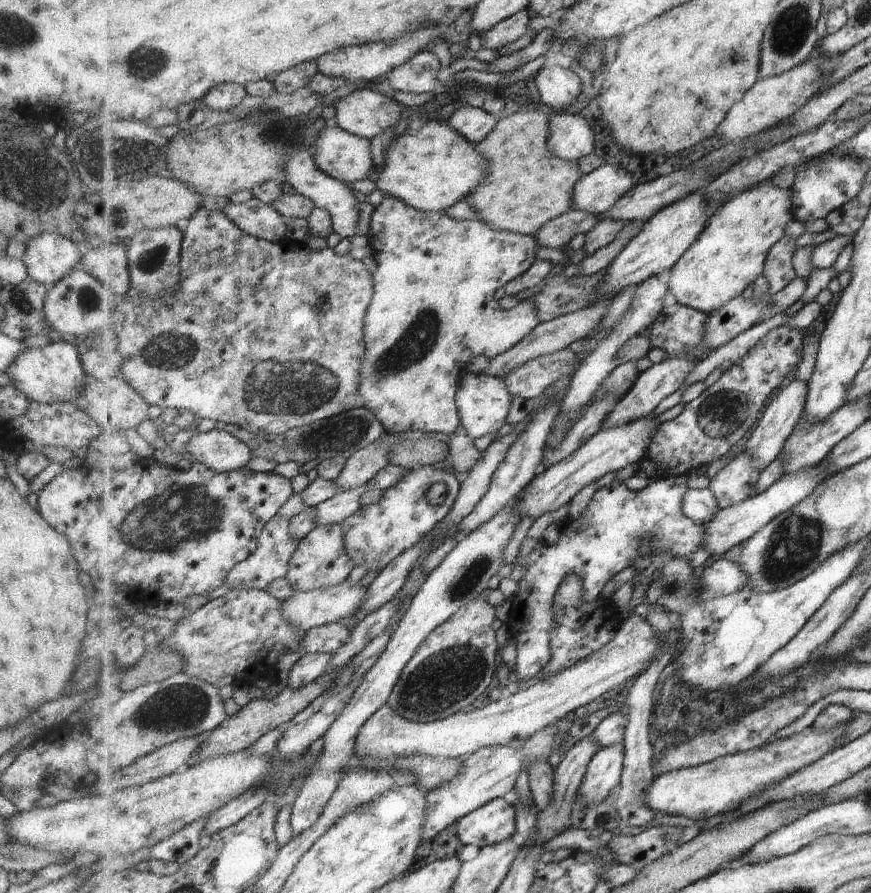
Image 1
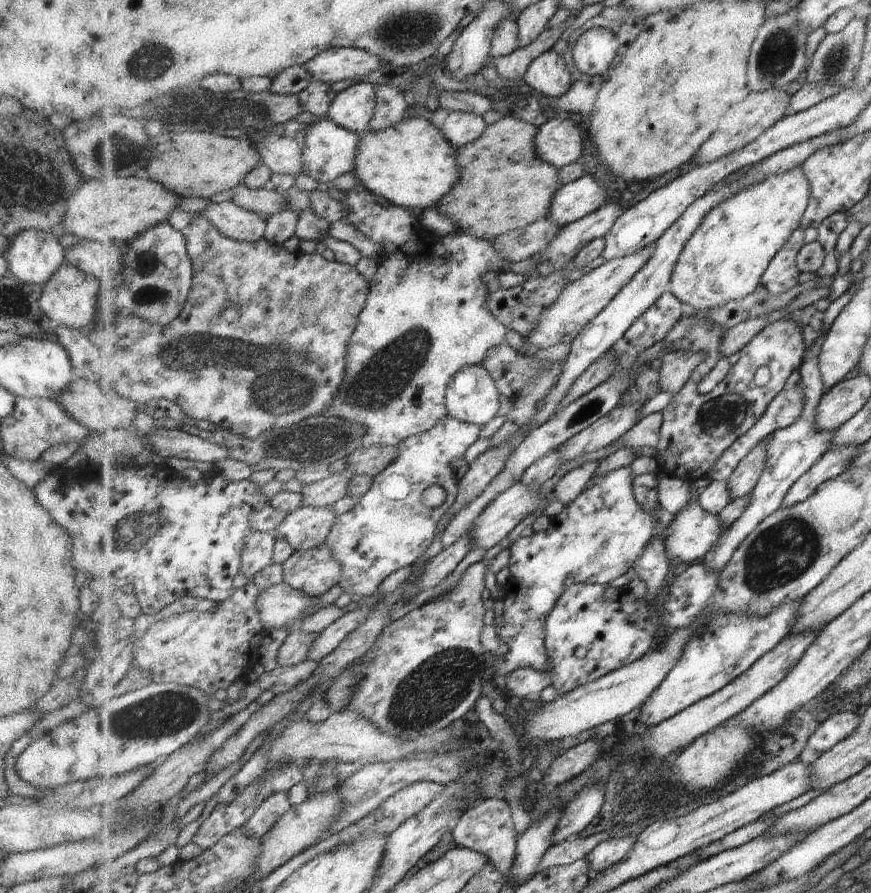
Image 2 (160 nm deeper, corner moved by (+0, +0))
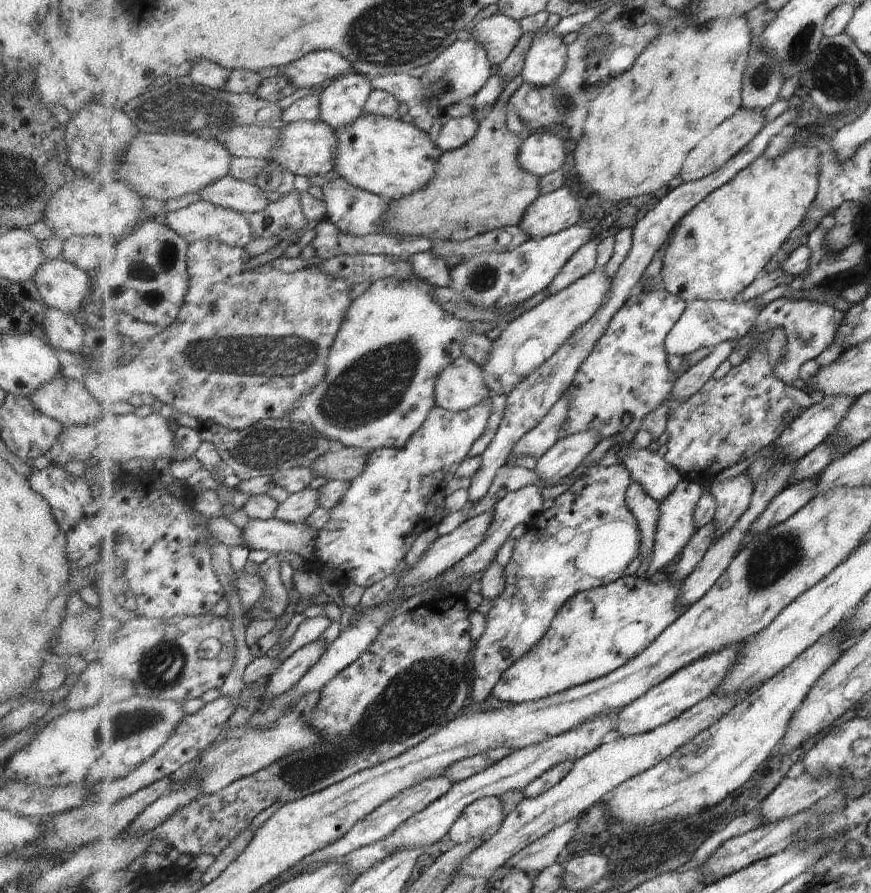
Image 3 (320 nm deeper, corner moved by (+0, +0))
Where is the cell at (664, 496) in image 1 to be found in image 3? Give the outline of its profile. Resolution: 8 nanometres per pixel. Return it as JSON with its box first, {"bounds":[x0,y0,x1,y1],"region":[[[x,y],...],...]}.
{"bounds":[473,465,641,704],"region":[[[591,465],[583,476],[555,498],[550,510],[533,518],[527,532],[516,540],[513,556],[505,566],[504,593],[492,601],[491,612],[485,615],[484,632],[473,648],[473,700],[484,704],[490,702],[491,692],[501,675],[544,638],[553,619],[568,600],[580,592],[604,587],[623,578],[623,570],[633,562],[634,557],[641,555],[640,524],[627,499],[628,488],[632,482],[631,473],[626,466]]]}

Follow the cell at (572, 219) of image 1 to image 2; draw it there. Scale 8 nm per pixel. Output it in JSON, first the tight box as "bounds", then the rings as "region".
{"bounds":[494,217,562,262],"region":[[[543,217],[525,228],[496,236],[494,246],[505,259],[519,262],[543,250],[562,228]]]}

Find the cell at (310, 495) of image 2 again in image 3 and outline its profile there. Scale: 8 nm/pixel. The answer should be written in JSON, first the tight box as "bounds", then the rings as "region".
{"bounds":[272,488,320,523],"region":[[[306,488],[301,492],[291,493],[285,502],[278,504],[272,518],[290,523],[303,523],[319,507],[319,497],[320,488]]]}

